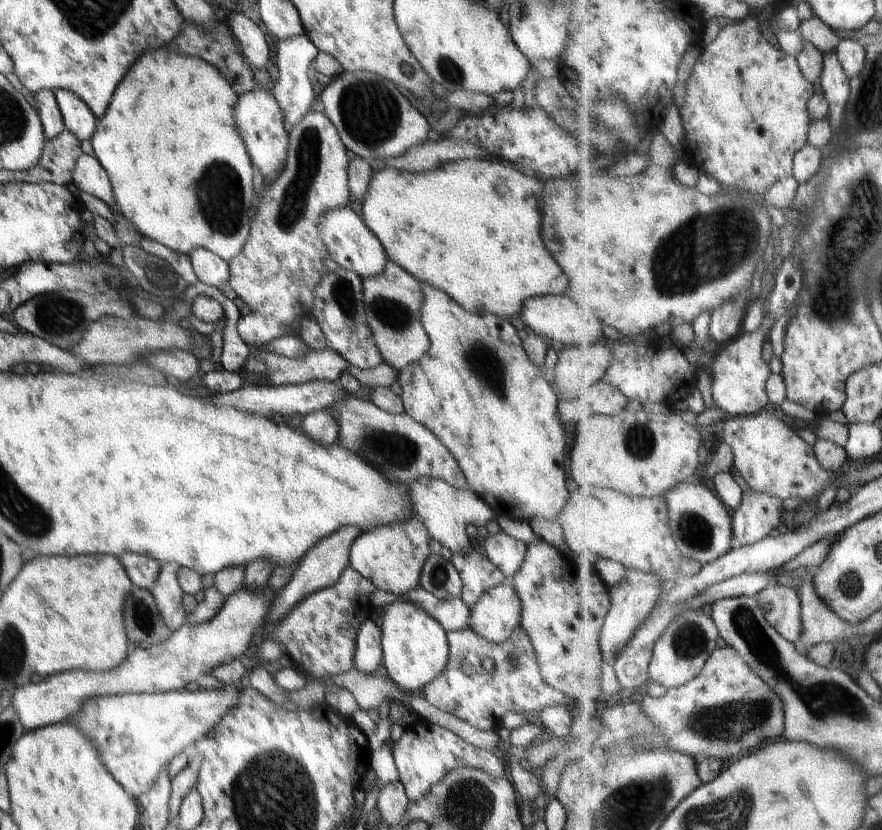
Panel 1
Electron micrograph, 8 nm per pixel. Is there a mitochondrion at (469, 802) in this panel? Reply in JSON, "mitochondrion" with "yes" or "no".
{"mitochondrion":"yes"}

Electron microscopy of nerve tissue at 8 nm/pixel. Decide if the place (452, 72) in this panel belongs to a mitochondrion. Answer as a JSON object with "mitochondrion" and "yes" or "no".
{"mitochondrion":"yes"}

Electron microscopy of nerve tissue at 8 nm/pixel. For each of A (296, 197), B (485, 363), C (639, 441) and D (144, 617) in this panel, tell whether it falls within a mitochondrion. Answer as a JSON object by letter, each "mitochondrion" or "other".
{"A":"mitochondrion","B":"mitochondrion","C":"mitochondrion","D":"mitochondrion"}

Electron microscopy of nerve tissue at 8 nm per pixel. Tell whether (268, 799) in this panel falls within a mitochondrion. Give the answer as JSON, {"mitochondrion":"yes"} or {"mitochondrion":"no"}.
{"mitochondrion":"yes"}

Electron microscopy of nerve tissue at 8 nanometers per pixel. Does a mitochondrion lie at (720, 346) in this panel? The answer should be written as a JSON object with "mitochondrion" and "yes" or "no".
{"mitochondrion":"no"}

